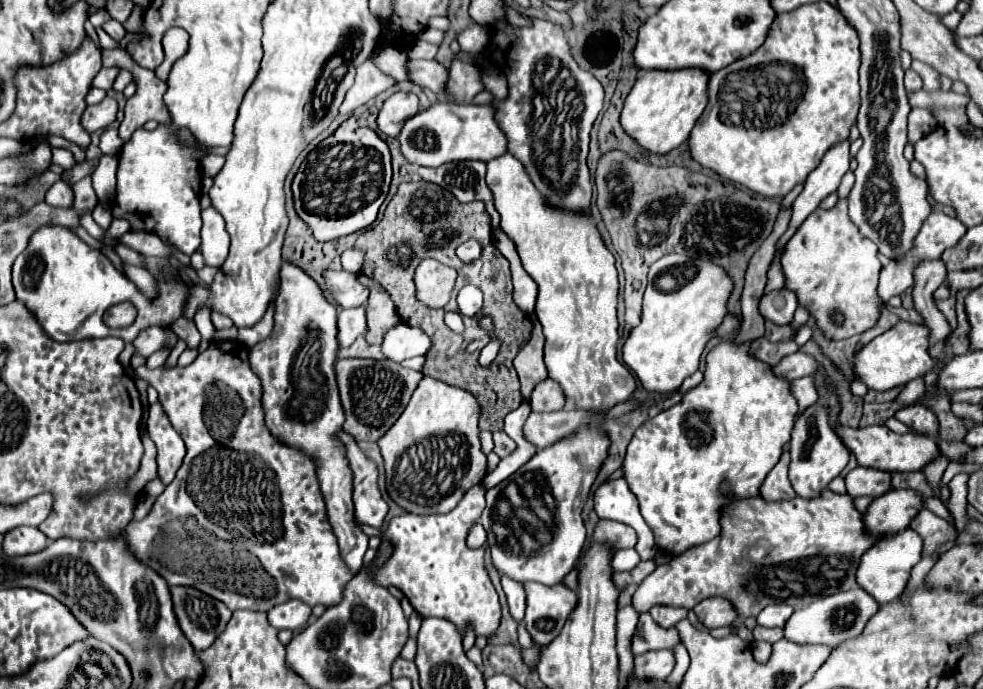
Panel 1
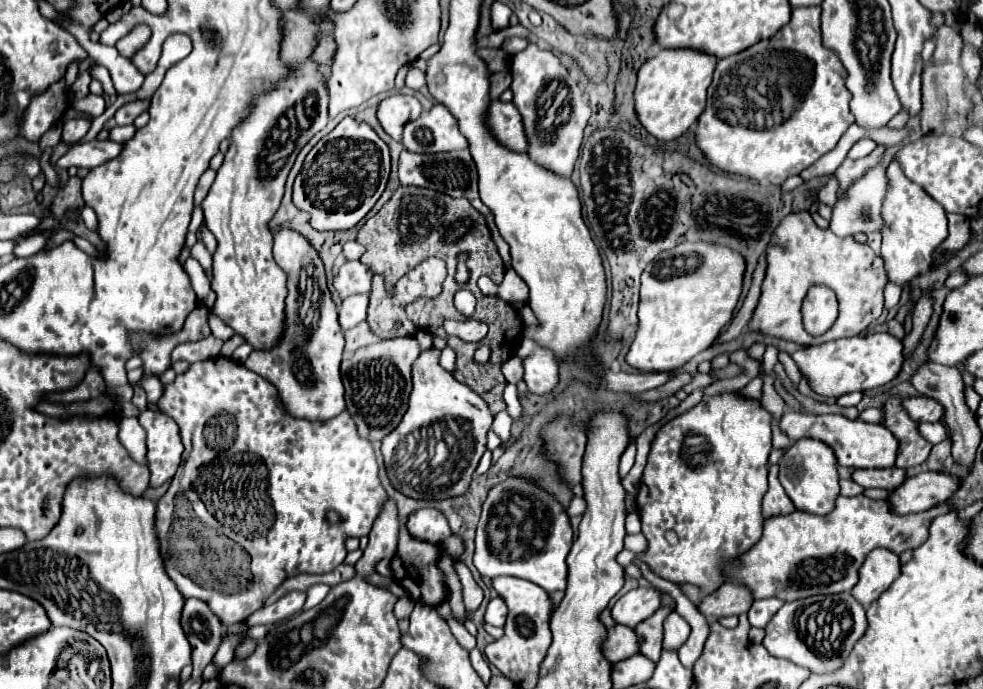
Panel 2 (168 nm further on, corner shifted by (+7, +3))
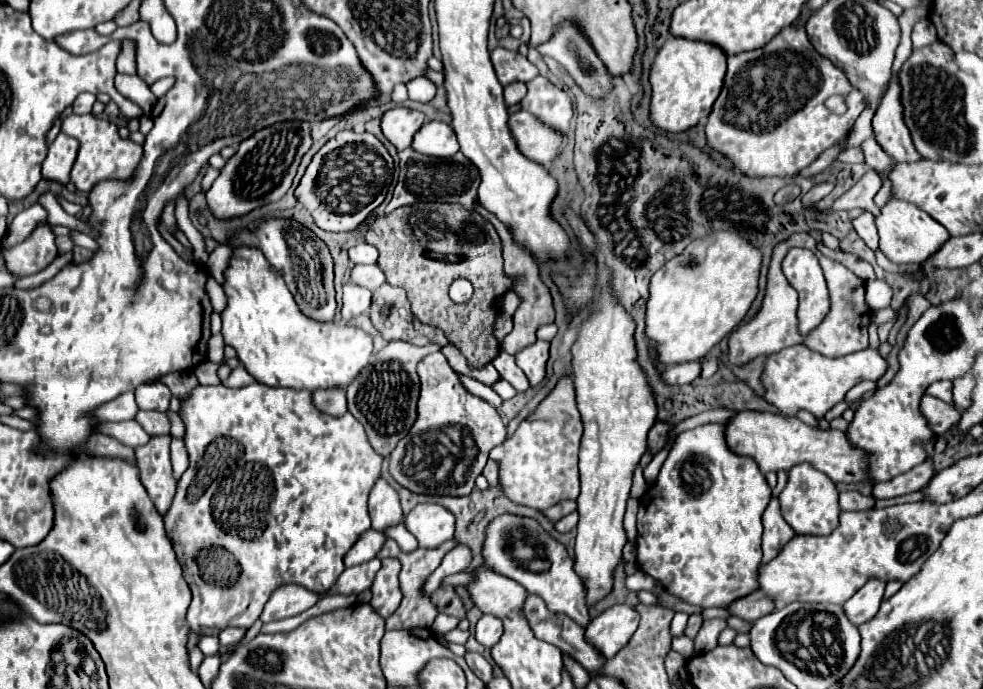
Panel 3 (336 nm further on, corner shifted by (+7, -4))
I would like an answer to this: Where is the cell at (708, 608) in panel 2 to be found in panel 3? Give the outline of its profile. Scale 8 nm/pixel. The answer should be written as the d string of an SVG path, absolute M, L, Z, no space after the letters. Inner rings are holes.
M757 590L757 592L753 592L741 600L735 600L729 606L729 610L733 616L739 616L747 622L755 622L757 618L771 614L775 610L775 602L769 600L769 596L763 590Z

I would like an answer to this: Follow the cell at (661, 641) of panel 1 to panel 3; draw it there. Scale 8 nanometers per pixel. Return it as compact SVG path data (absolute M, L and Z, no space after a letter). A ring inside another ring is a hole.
M527 594L521 612L539 640L557 646L585 670L599 670L605 664L605 658L585 642L585 629L564 614L549 612L535 594Z

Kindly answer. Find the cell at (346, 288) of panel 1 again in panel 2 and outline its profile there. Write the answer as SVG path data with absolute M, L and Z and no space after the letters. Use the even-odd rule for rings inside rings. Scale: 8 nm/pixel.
M347 261L333 277L333 287L337 289L341 299L355 293L369 293L371 277L373 277L373 271L367 265L363 265L361 261Z

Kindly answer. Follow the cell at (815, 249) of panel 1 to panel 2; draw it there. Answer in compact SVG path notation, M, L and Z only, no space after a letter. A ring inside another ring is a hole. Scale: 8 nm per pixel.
M809 211L789 213L775 229L771 245L767 249L767 275L759 305L749 323L751 331L767 333L781 339L791 339L801 345L821 345L841 337L855 337L865 331L883 311L883 289L887 275L883 261L867 243L855 241L855 237L839 239L833 231L821 229L811 219ZM825 285L835 291L839 301L839 317L825 335L813 337L803 329L801 303L809 287Z

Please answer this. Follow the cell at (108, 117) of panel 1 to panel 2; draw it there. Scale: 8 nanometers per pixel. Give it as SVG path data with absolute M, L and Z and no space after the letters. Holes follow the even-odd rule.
M85 117L67 119L63 121L63 141L79 141L87 135L89 129L91 129L91 121Z

